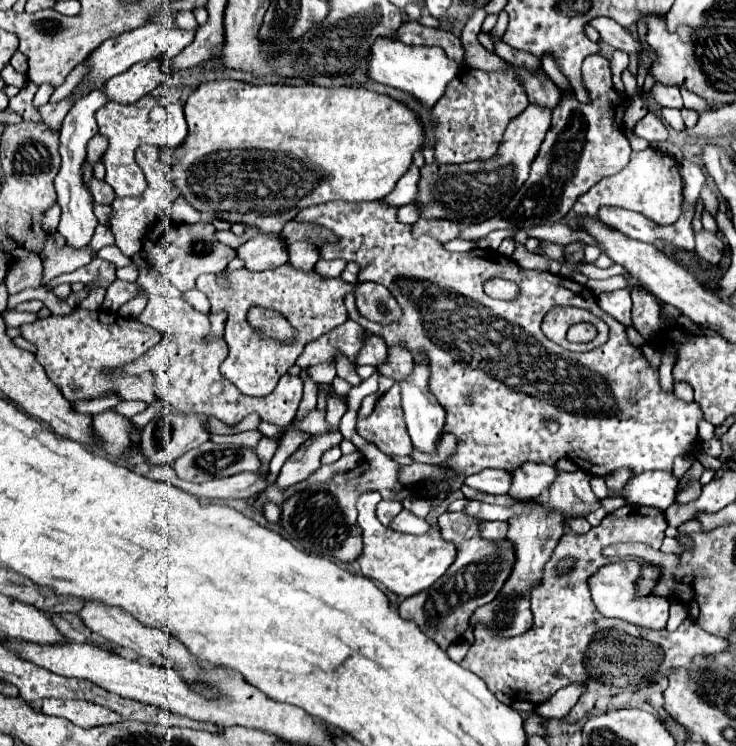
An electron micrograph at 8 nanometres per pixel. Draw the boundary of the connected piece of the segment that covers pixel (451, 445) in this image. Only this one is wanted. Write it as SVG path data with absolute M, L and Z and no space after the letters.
M444 433L440 438L437 450L434 454L422 453L414 449L410 456L418 463L440 464L447 460L456 449L456 436L450 433Z

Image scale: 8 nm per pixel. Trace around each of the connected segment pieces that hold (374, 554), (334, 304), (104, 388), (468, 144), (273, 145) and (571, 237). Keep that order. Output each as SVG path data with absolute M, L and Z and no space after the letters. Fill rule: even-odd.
M364 492L358 502L358 526L362 528L362 554L356 560L360 566L360 572L372 580L378 580L388 590L396 592L398 596L412 596L422 592L424 588L430 588L454 562L456 548L452 542L446 542L440 536L438 524L430 528L424 536L412 536L412 534L400 534L386 526L382 526L376 518L376 508L382 497L378 492Z
M292 264L278 266L276 270L266 272L250 272L250 270L226 270L228 288L218 286L220 274L202 274L196 280L196 288L206 294L212 304L210 312L228 312L226 322L226 342L230 348L228 358L220 366L222 374L244 394L248 396L266 396L270 394L278 380L294 366L296 358L302 354L308 340L316 340L322 334L328 334L332 328L344 324L348 320L348 312L344 306L344 296L350 292L350 284L338 278L324 278L316 274L316 270L296 270ZM252 304L266 304L270 310L282 314L290 326L296 330L296 338L290 344L264 338L248 322L248 310Z
M78 308L70 316L48 316L32 324L24 324L22 336L36 344L38 362L46 368L48 378L60 386L64 398L68 400L92 400L104 394L116 394L122 400L140 400L146 404L156 400L152 372L132 378L106 374L110 368L120 368L126 362L140 358L144 350L160 342L160 332L140 324L138 320L114 316L114 312L106 310L88 312Z
M466 68L446 88L446 94L432 110L434 136L436 136L436 162L462 164L472 160L488 160L496 154L502 134L512 118L528 106L526 90L516 72L484 72Z
M214 80L214 82L204 82L200 84L188 98L186 106L186 122L188 122L188 134L184 142L178 148L164 148L160 154L160 162L166 166L166 174L172 180L172 184L178 188L180 196L196 208L200 214L212 214L214 220L226 220L230 224L246 224L246 226L256 226L258 230L266 234L278 234L282 232L284 224L292 218L302 208L324 204L330 200L346 200L346 202L374 202L384 198L386 194L392 192L400 176L408 170L412 164L414 152L424 144L424 130L420 120L414 116L410 108L404 104L370 92L366 88L324 88L324 86L314 86L314 84L304 84L304 86L278 86L278 84L262 84L262 86L252 86L246 82L236 82L236 80Z
M563 222L533 226L528 230L527 234L529 237L558 244L566 245L575 241L583 241L588 245L596 245L600 248L600 244L588 232L573 231Z

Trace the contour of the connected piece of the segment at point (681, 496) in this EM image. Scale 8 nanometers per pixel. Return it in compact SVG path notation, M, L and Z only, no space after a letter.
M690 480L690 482L676 494L676 504L688 504L688 502L694 502L694 500L700 496L700 490L702 490L700 480Z

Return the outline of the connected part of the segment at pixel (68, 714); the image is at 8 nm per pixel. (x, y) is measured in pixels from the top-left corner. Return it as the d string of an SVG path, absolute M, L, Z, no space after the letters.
M46 698L42 702L42 712L48 716L66 718L68 722L74 722L80 728L94 728L94 726L102 726L102 724L122 722L120 714L116 714L114 710L102 708L102 706L86 702L86 700Z

